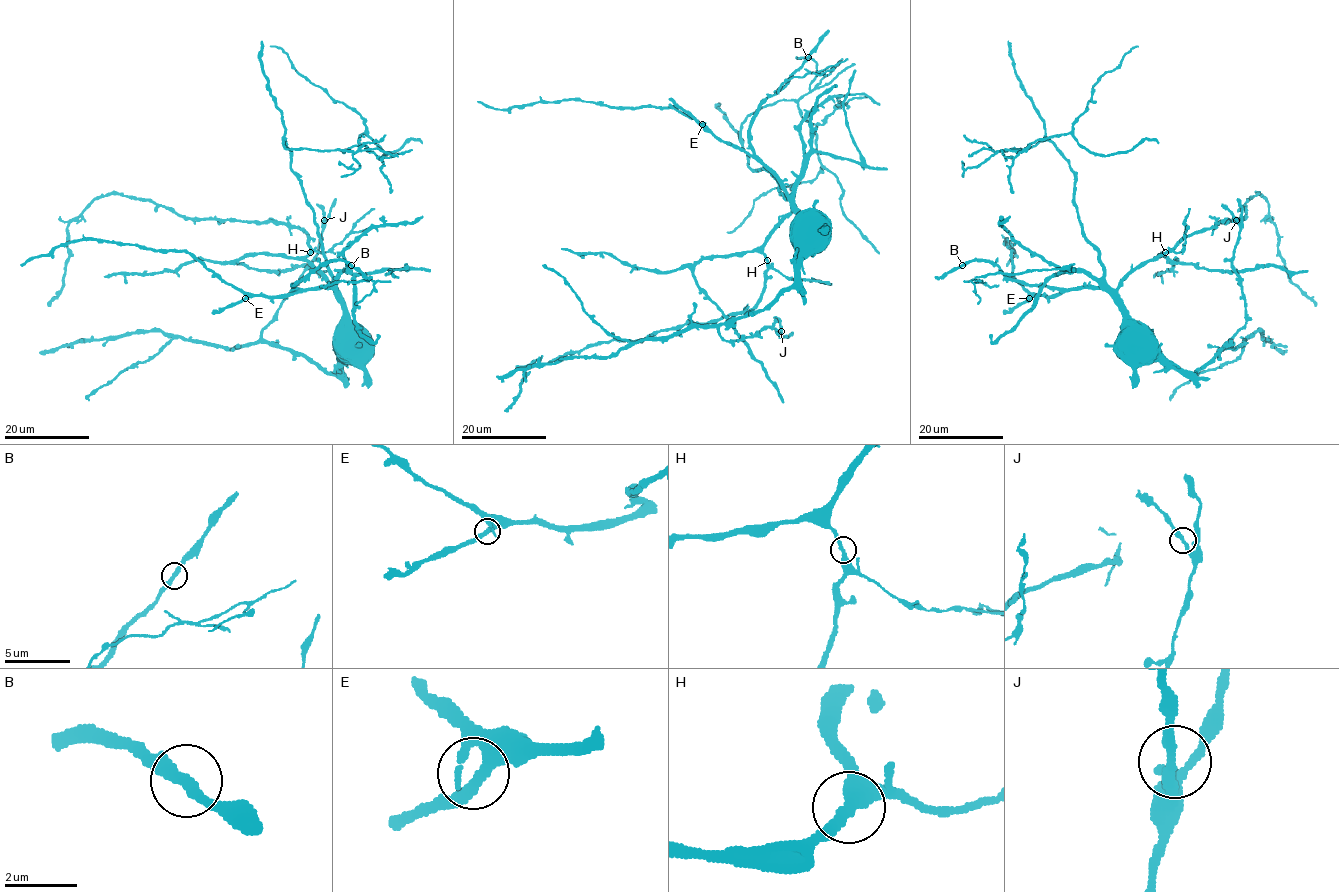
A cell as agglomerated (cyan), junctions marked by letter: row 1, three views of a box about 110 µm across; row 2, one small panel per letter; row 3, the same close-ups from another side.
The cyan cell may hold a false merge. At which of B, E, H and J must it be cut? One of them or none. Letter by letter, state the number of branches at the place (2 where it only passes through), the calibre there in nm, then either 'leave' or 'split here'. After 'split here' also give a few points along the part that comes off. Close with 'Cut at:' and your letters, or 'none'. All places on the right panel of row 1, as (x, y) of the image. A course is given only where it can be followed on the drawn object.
B: 2 | 320 nm | leave
E: 2 | 340 nm | leave
H: 2 | 320 nm | leave
J: 2 | 300 nm | leave
Cut at: none

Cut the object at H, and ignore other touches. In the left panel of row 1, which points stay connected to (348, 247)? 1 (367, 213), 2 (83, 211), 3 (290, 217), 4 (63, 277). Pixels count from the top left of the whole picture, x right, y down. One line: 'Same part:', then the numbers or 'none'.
Same part: none

